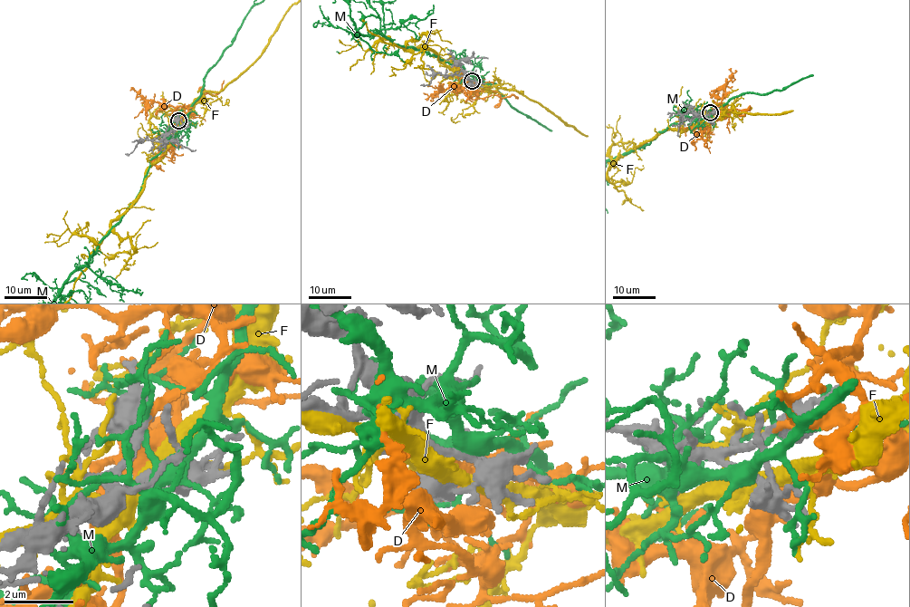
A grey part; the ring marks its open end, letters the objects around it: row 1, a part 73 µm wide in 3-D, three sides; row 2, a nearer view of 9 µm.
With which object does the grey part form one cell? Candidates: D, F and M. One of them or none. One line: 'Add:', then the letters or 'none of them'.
Add: D

